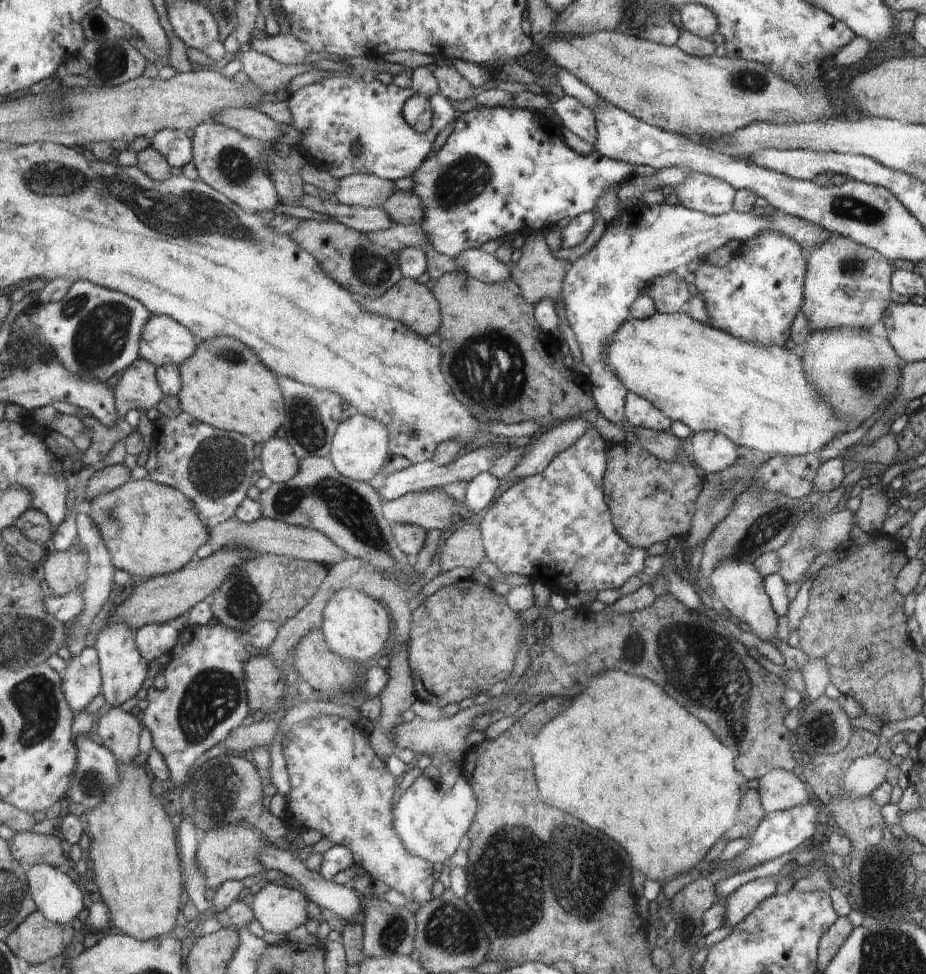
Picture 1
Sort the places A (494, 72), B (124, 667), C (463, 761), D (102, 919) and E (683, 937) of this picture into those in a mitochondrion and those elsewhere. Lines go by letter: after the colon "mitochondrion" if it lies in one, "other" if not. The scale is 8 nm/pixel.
A: other
B: other
C: other
D: other
E: mitochondrion

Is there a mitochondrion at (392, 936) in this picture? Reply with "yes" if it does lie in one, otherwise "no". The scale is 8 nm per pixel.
yes

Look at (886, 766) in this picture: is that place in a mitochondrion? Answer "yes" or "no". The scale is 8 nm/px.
no

